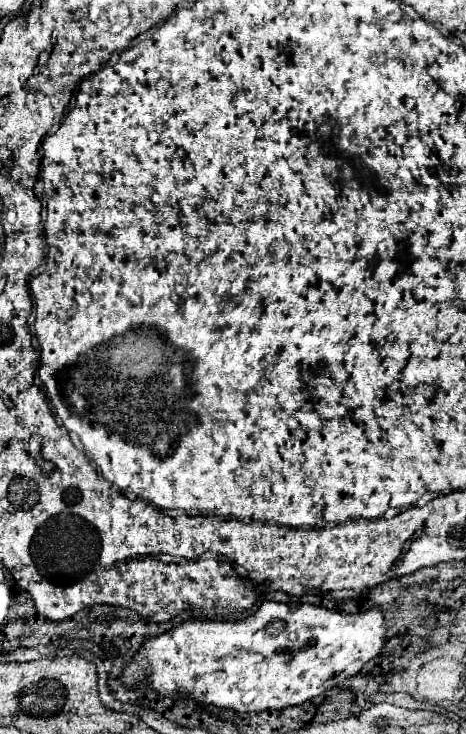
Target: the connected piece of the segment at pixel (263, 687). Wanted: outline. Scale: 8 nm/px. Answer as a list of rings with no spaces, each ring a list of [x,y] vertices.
[[[262,601],[258,611],[246,619],[192,619],[160,637],[148,639],[136,653],[134,661],[124,669],[122,681],[128,687],[150,683],[162,695],[184,691],[198,703],[230,707],[234,711],[282,709],[288,705],[302,705],[308,699],[324,695],[332,687],[342,687],[346,679],[360,673],[370,659],[378,657],[384,645],[386,623],[380,607],[372,607],[370,611],[356,615],[344,615],[310,603],[300,603],[294,607],[276,601]]]

